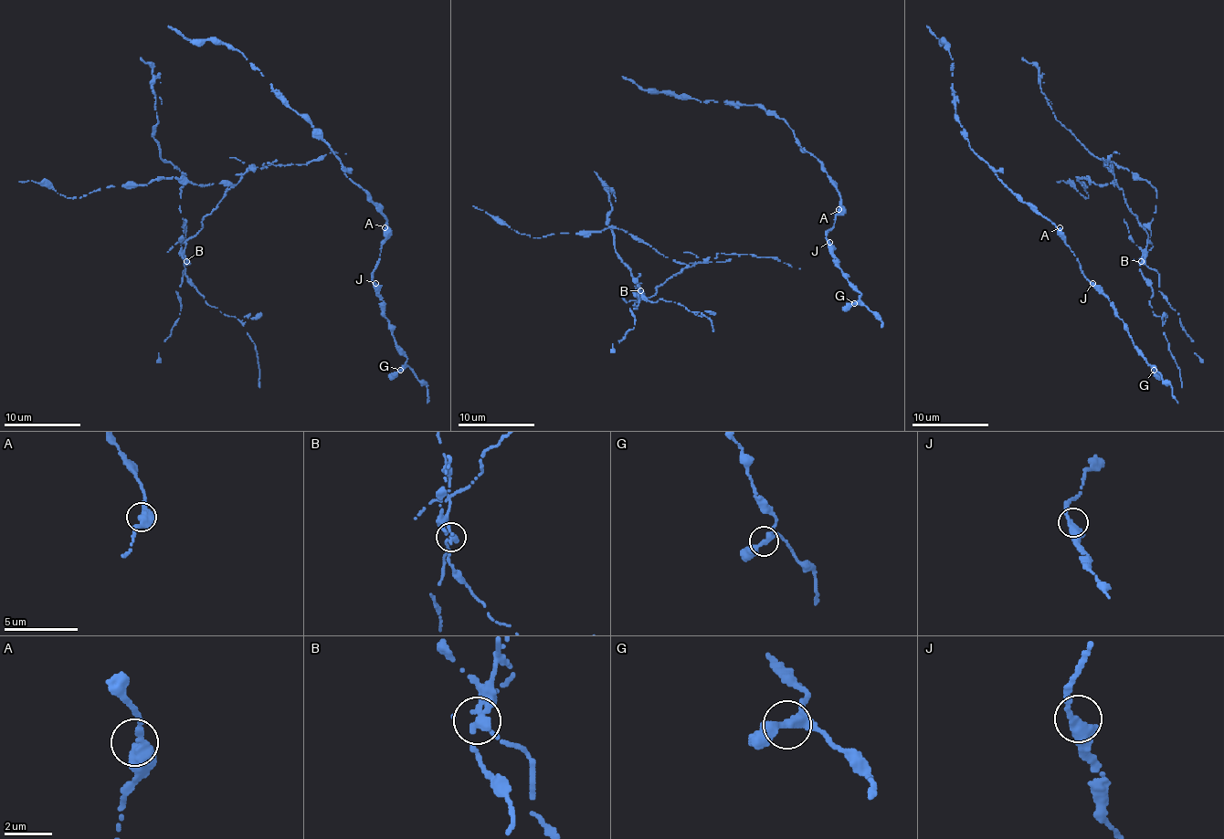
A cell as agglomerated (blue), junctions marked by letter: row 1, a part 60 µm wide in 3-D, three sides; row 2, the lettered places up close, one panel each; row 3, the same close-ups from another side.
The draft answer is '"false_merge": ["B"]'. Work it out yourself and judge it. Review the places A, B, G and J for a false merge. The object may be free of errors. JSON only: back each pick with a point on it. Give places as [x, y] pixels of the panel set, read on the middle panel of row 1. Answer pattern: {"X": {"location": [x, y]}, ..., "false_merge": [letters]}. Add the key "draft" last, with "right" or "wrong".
{"B": {"location": [640, 290]}, "false_merge": ["B"], "draft": "right"}

